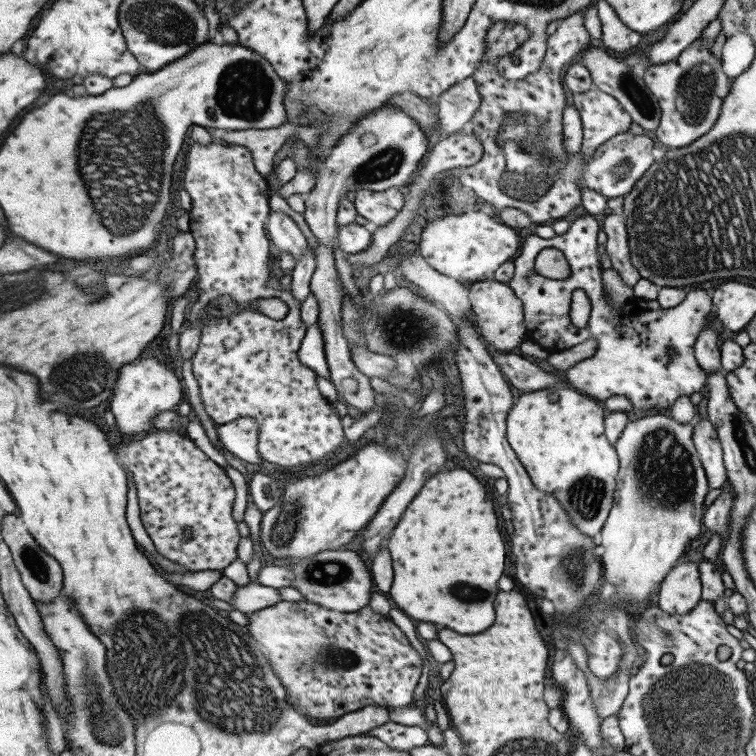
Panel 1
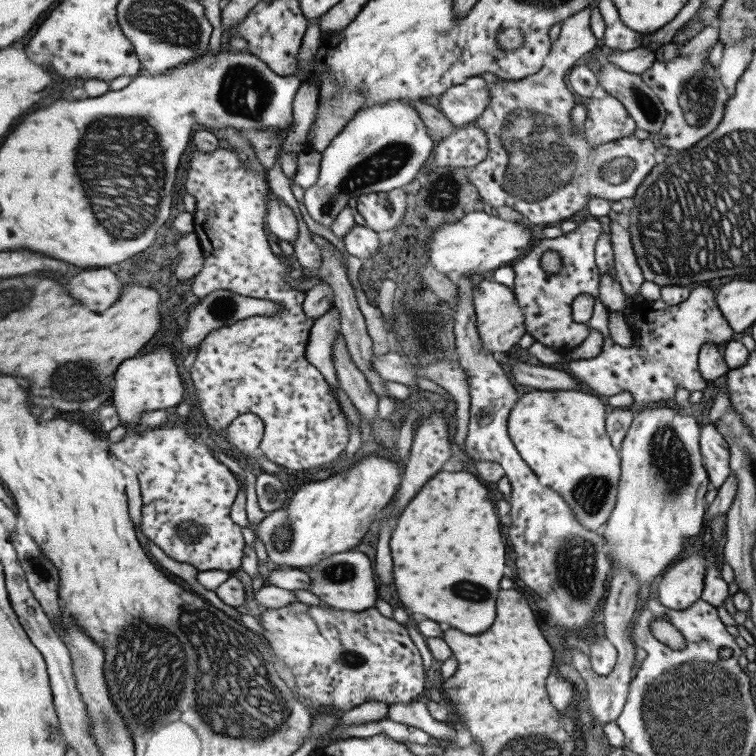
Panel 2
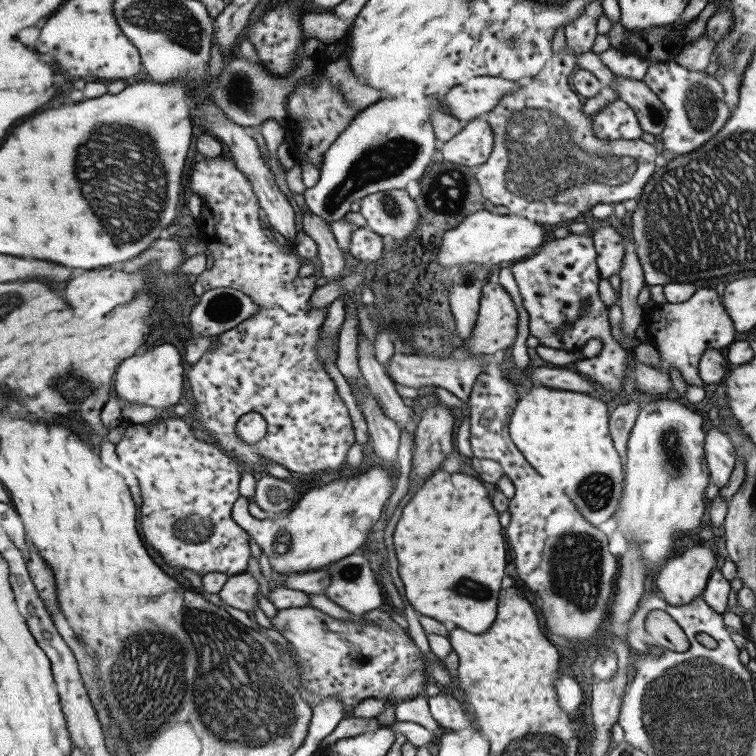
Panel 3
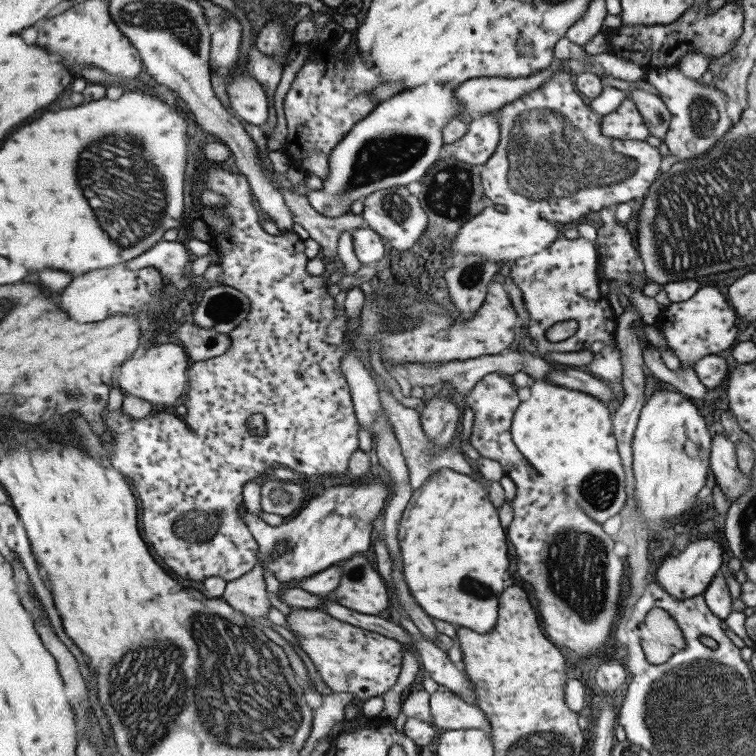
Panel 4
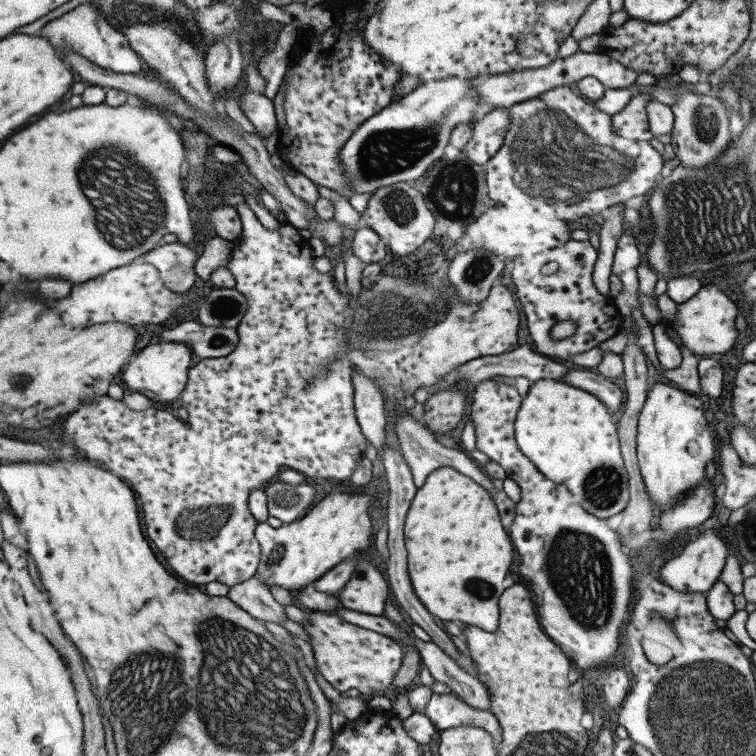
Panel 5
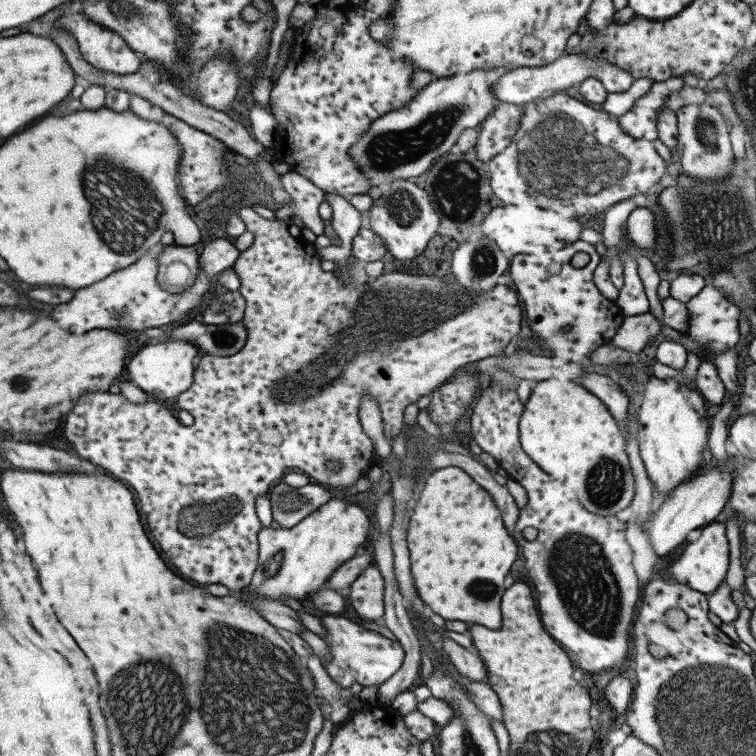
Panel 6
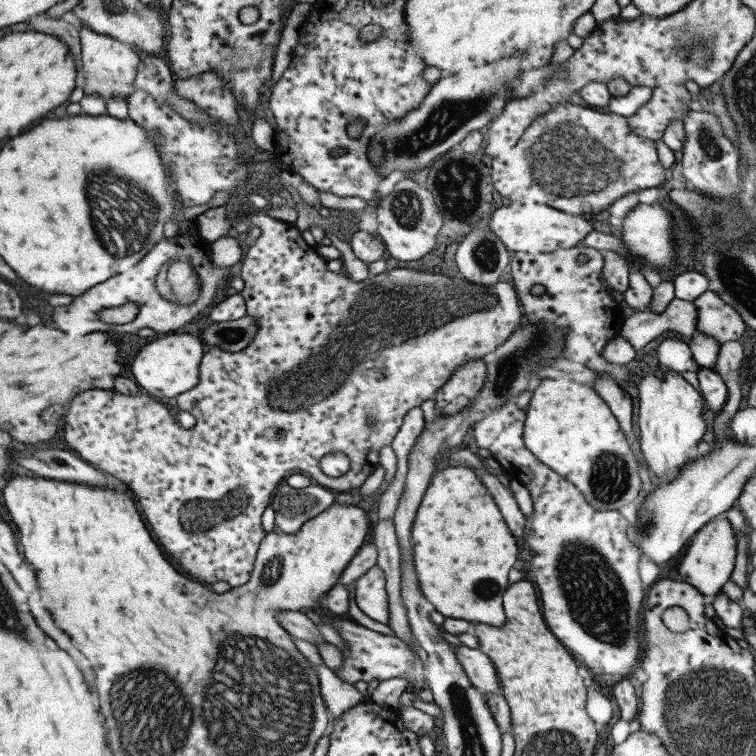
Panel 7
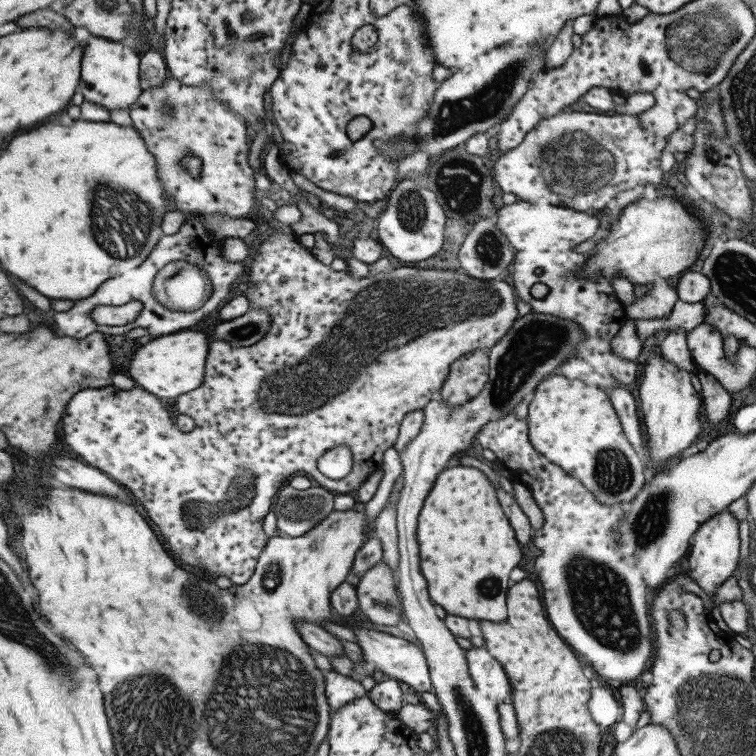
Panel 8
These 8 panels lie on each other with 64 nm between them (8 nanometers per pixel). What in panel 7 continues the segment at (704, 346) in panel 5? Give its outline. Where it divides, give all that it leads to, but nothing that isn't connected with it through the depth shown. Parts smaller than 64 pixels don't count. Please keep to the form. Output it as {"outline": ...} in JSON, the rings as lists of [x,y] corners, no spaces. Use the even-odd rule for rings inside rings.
{"outline":[[[707,291],[692,303],[696,312],[695,331],[714,338],[719,345],[728,340],[740,340],[745,327],[751,335],[753,330],[744,324],[739,313],[715,292]]]}

